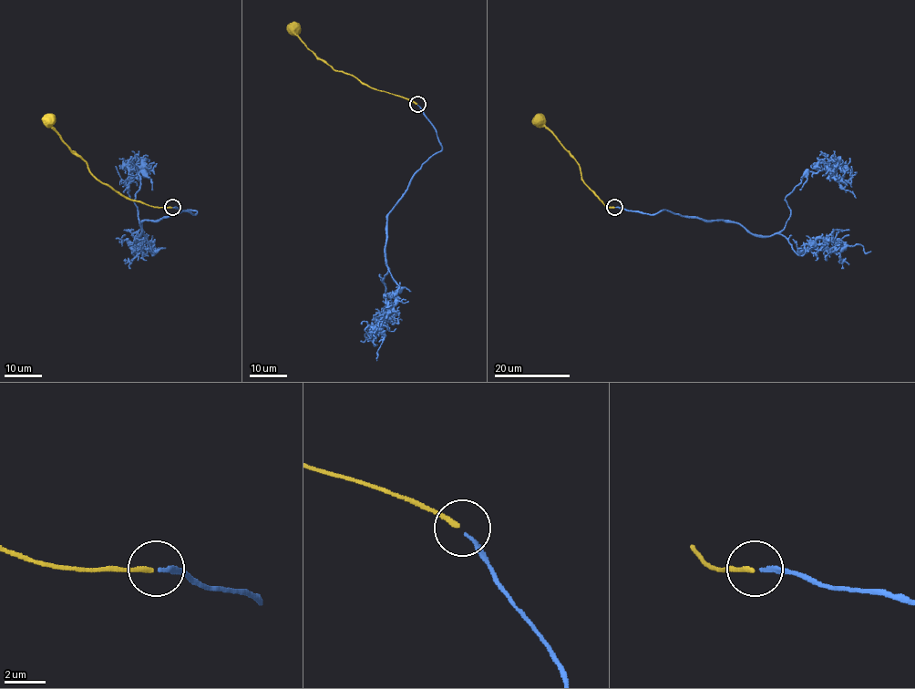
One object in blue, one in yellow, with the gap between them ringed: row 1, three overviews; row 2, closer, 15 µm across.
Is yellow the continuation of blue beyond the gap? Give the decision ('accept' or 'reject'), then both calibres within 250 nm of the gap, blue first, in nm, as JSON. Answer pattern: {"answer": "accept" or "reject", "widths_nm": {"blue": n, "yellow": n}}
{"answer": "reject", "widths_nm": {"blue": 190, "yellow": 240}}

